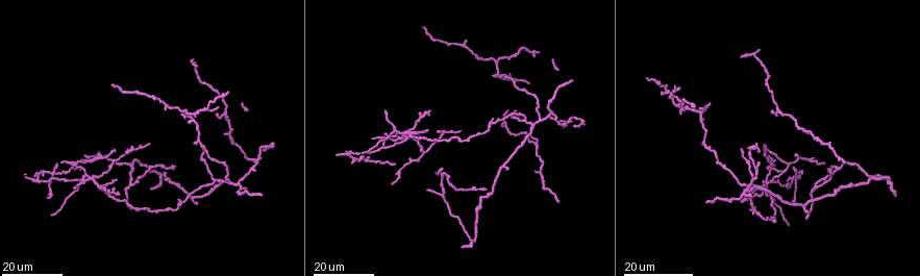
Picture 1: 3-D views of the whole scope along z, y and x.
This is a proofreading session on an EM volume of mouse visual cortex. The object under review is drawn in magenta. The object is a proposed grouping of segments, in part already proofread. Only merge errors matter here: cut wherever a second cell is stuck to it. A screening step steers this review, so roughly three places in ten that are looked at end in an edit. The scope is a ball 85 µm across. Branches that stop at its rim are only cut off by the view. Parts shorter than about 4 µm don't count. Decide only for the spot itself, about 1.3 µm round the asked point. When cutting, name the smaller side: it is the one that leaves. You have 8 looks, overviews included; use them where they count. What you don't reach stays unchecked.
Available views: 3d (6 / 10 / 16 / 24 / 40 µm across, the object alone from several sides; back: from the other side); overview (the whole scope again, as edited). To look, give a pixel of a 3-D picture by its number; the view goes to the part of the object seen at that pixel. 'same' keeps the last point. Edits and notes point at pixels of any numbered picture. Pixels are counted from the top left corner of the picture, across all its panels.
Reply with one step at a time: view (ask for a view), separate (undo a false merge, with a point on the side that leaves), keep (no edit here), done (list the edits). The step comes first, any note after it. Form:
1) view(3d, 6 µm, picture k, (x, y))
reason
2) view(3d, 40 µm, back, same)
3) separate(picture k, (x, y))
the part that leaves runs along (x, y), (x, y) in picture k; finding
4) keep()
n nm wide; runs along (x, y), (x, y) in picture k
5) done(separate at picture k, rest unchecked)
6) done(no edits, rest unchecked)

view(3d, 16 µm, picture 1, (716, 157))
thick turns thin

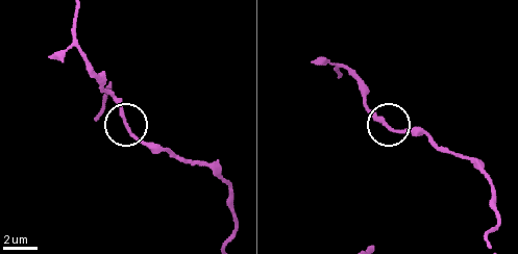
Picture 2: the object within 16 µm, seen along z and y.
view(3d, 10 µm, picture 2, (385, 124))

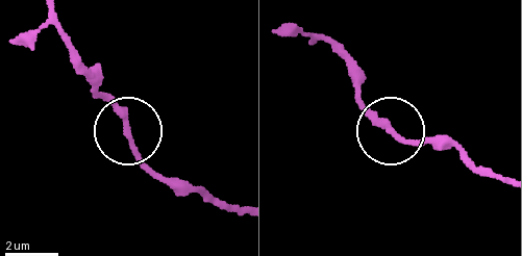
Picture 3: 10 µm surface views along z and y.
keep()
runs along (502, 181), (481, 175), (448, 146), (392, 134), (356, 99) in picture 3; one cell here

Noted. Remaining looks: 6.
view(3d, 24 µm, picture 1, (702, 113))
looks like a crossing

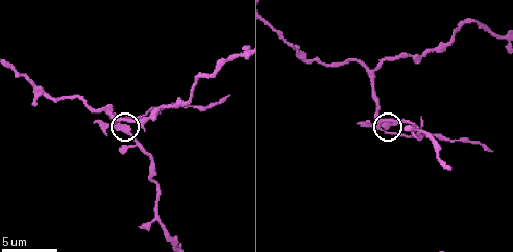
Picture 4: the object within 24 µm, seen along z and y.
view(3d, 6 µm, picture 4, (377, 126))

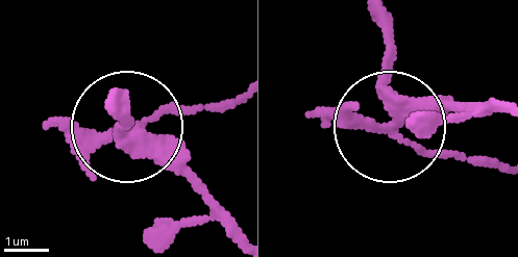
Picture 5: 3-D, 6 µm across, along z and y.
separate(picture 5, (406, 143))
the part that leaves runs along (358, 123), (443, 156), (499, 160) in picture 5; two cells meet here

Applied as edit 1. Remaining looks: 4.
view(overview)

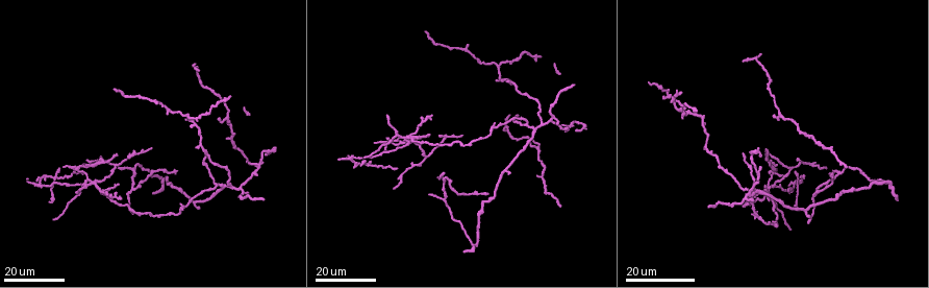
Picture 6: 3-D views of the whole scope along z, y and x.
view(3d, 24 µm, picture 6, (536, 147))
three-way junction

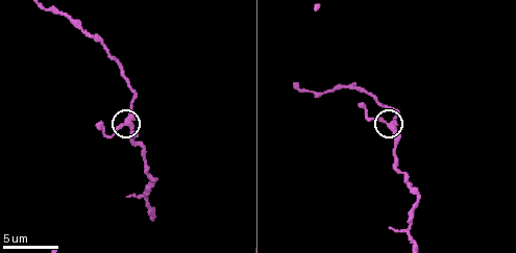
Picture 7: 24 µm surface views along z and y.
view(3d, 6 µm, picture 7, (132, 122))
closer look

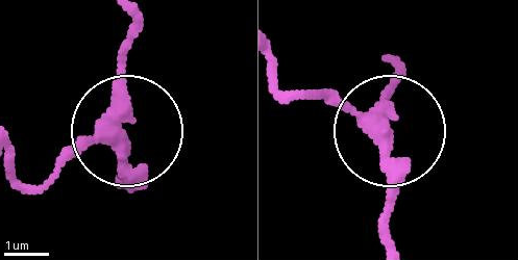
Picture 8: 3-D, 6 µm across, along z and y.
keep()
3 arms; one cell here

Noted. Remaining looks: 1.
done(separate at picture 5, rest unchecked)

